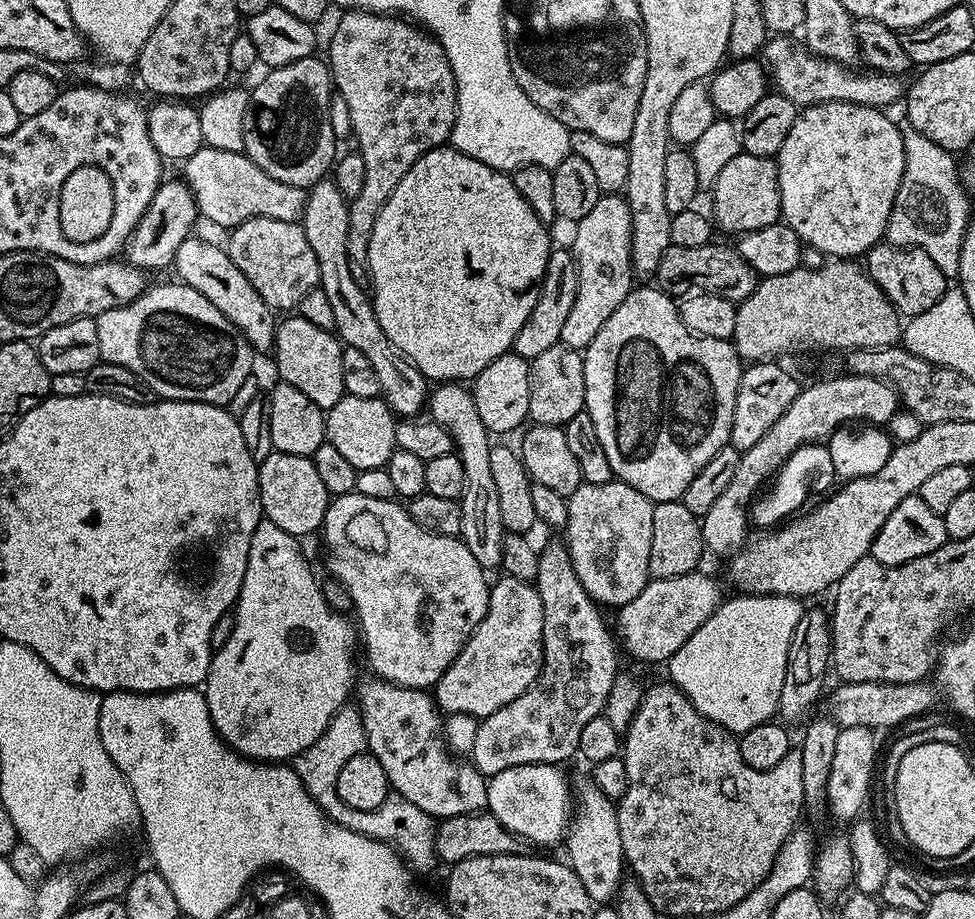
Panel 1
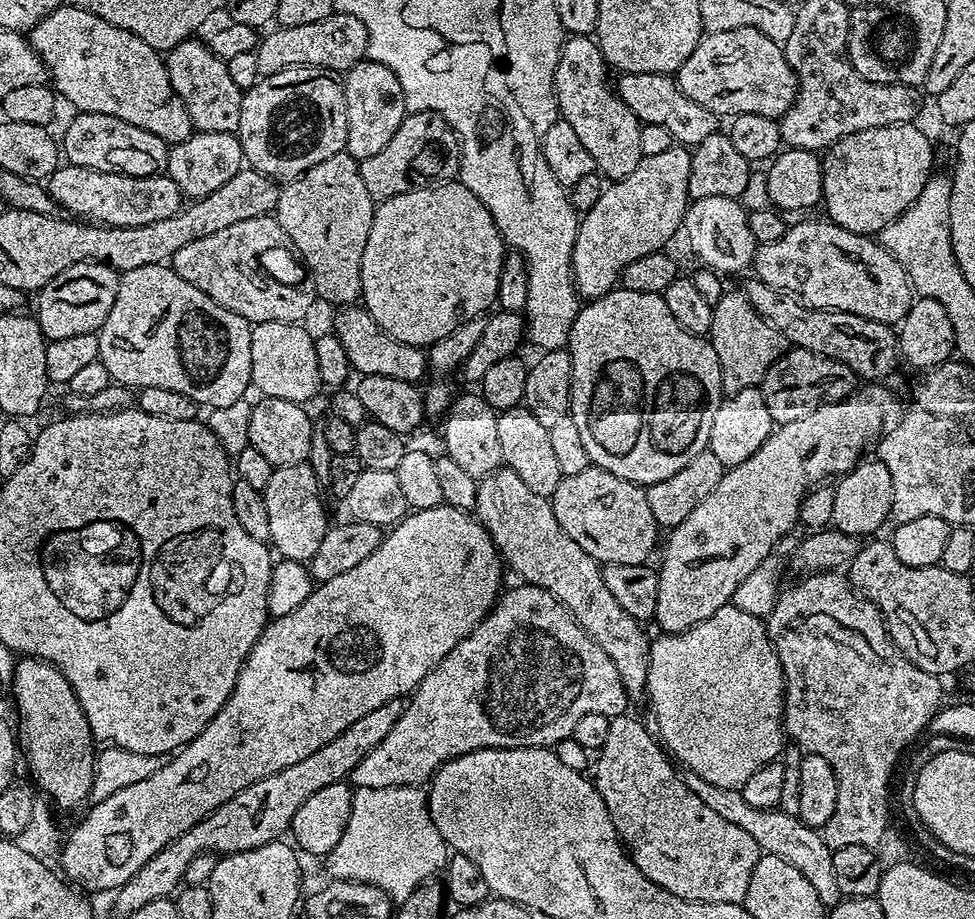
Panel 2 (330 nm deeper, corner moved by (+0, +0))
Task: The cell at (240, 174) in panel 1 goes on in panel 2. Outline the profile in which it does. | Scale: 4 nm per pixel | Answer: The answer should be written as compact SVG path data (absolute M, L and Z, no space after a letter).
M70 163L57 167L46 181L46 191L53 205L65 208L65 213L109 228L146 226L170 218L180 211L182 197L178 186L166 174L155 176L119 176L113 172L92 172Z

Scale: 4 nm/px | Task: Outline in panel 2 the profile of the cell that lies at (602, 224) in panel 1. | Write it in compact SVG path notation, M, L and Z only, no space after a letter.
M673 146L662 154L643 157L640 164L630 170L630 174L626 174L626 178L609 183L602 198L598 198L590 211L579 217L572 251L572 280L576 284L577 293L585 301L601 299L613 291L630 262L638 262L638 258L646 258L646 254L661 251L665 247L664 243L675 232L681 231L684 213L690 203L688 179L691 157L691 151L684 146Z

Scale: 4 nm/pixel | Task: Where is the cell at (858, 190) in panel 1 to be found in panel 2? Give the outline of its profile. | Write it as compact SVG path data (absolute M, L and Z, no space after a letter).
M915 123L895 124L894 126L886 126L885 128L875 128L874 130L858 130L858 134L850 134L846 138L842 138L838 143L827 149L822 156L822 165L824 167L824 194L822 197L823 207L828 207L826 212L827 219L833 224L842 226L851 232L859 232L861 234L879 234L887 224L894 222L900 215L906 211L912 203L918 198L918 194L922 194L922 190L926 186L928 177L933 175L932 168L932 144L928 141L928 136L924 132L916 129Z

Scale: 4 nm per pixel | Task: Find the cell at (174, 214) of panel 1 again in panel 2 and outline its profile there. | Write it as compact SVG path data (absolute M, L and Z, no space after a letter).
M89 262L70 266L62 270L62 274L46 282L44 288L39 289L35 297L37 300L34 323L45 341L74 338L74 334L99 333L106 322L106 314L110 314L110 306L114 306L119 284L120 276L116 269L108 267L107 264Z

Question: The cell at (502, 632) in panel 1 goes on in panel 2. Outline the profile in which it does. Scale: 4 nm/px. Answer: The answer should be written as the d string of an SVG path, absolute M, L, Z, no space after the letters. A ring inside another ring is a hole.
M520 582L517 585L517 588L512 588L509 592L507 589L493 604L483 622L466 638L462 638L462 642L458 642L458 646L454 646L454 650L450 650L450 654L446 654L446 658L442 658L442 662L438 662L438 666L434 666L434 670L430 670L430 674L426 674L426 678L422 678L420 685L416 687L415 692L411 693L410 699L405 703L398 722L394 722L390 734L386 734L386 738L382 738L382 742L378 742L378 746L374 746L374 750L370 750L370 754L366 754L366 758L362 758L362 762L358 762L358 766L354 766L350 777L353 789L424 786L435 777L437 772L443 769L445 764L462 754L470 754L474 750L486 750L487 748L551 749L558 741L569 739L570 733L574 730L574 722L578 722L578 718L582 718L582 714L602 714L611 718L625 715L629 711L630 693L622 686L618 666L614 666L614 662L610 658L606 658L606 650L602 650L602 646L598 646L580 629L576 619L549 592L533 584ZM559 716L564 716L564 728L548 728Z

